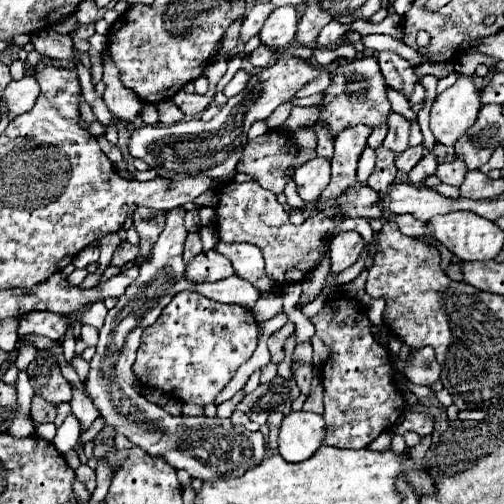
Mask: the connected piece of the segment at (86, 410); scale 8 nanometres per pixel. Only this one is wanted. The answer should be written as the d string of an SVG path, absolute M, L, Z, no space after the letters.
M79 389L73 391L73 399L69 401L69 405L71 405L71 409L73 409L73 415L81 421L81 425L83 425L85 429L99 417L99 411L95 409L93 401L91 401L83 391L79 391Z

